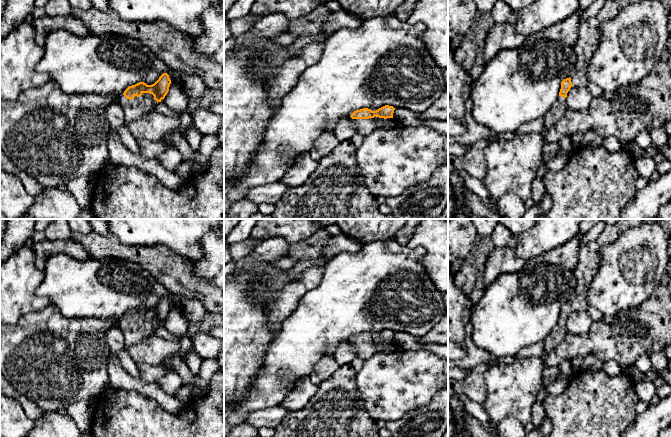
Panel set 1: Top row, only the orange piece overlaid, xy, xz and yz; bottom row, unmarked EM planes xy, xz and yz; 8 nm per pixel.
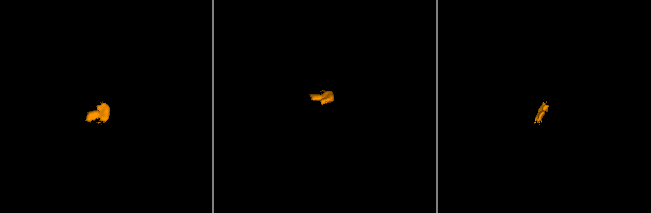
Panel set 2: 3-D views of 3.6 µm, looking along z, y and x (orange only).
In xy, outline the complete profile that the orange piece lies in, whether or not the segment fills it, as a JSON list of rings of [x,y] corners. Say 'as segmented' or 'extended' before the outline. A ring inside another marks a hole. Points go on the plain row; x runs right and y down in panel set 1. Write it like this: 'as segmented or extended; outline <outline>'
extended; outline [[[163,297],[152,309],[139,306],[129,310],[119,322],[118,327],[124,335],[124,349],[129,349],[148,338],[154,330],[165,322],[169,315],[171,304]]]

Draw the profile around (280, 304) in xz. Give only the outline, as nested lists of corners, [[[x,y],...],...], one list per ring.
[[[324,266],[308,268],[296,280],[264,297],[262,302],[268,312],[273,338],[280,332],[281,324],[296,310],[301,298],[319,284],[323,273]]]

